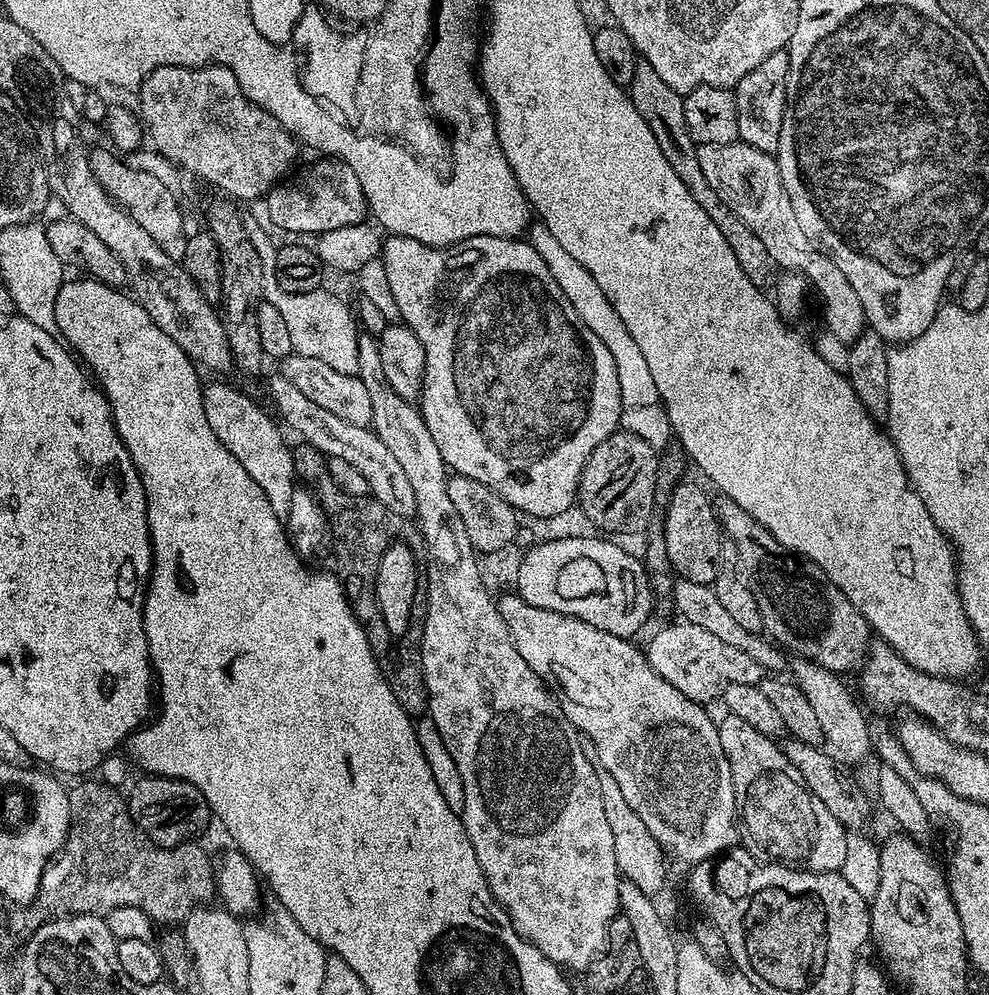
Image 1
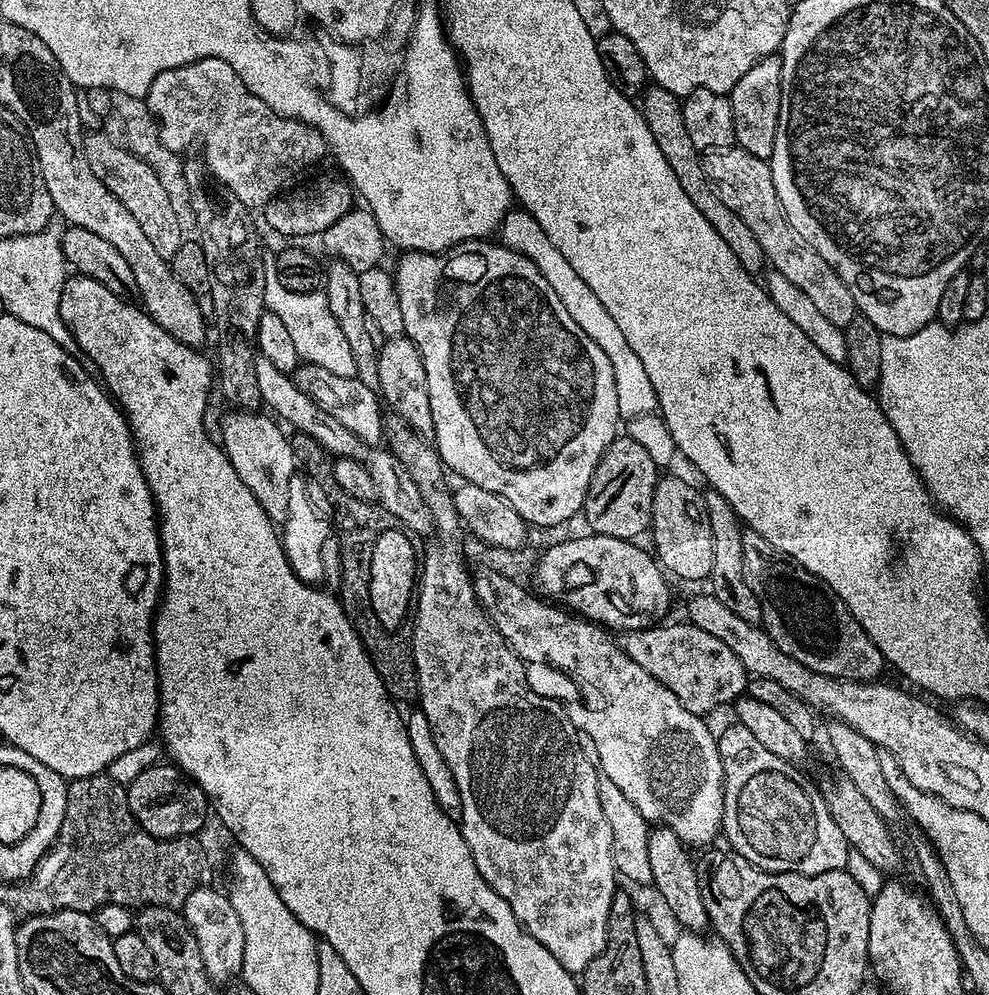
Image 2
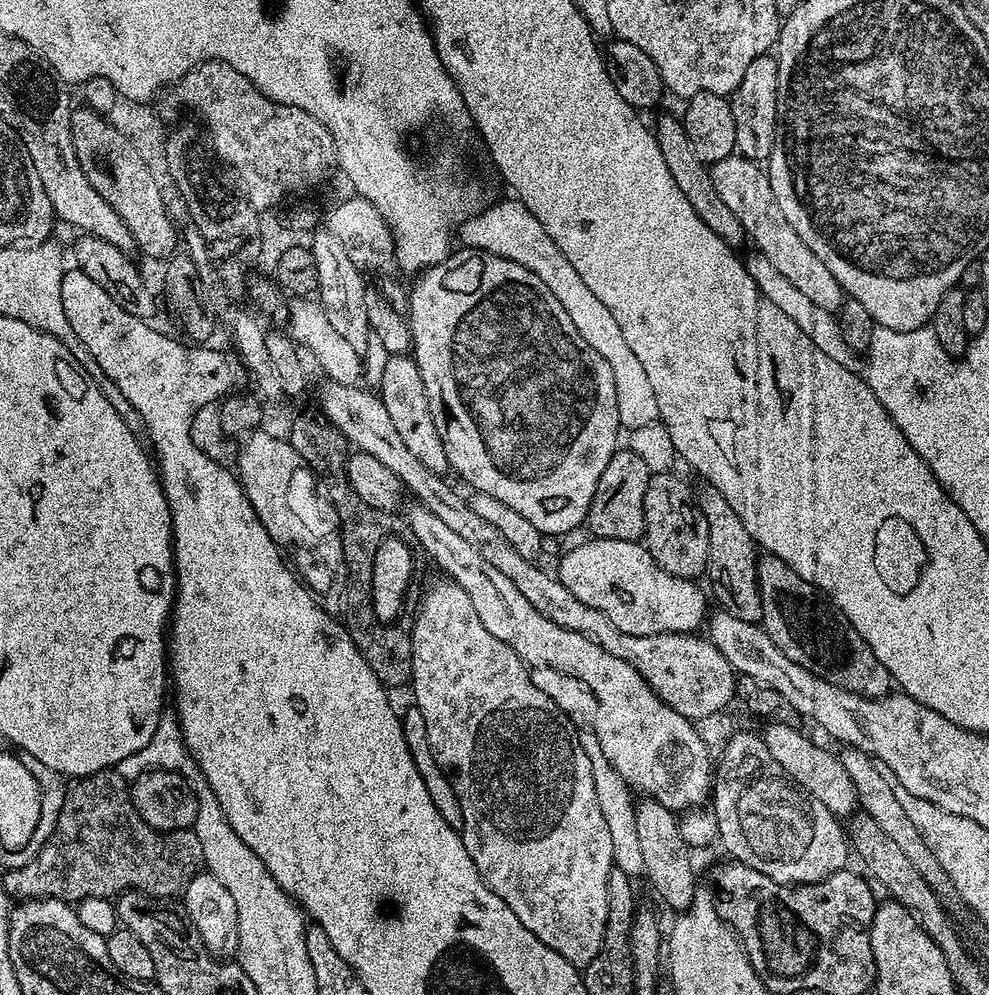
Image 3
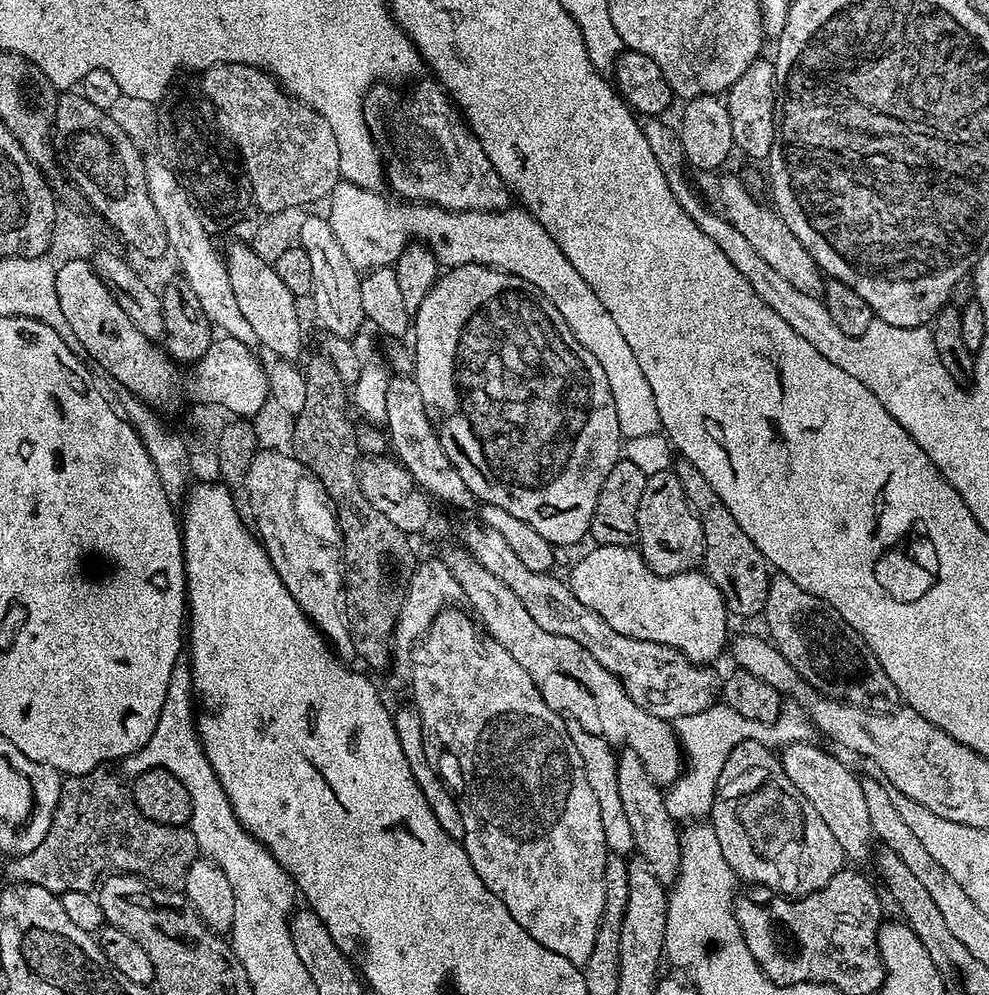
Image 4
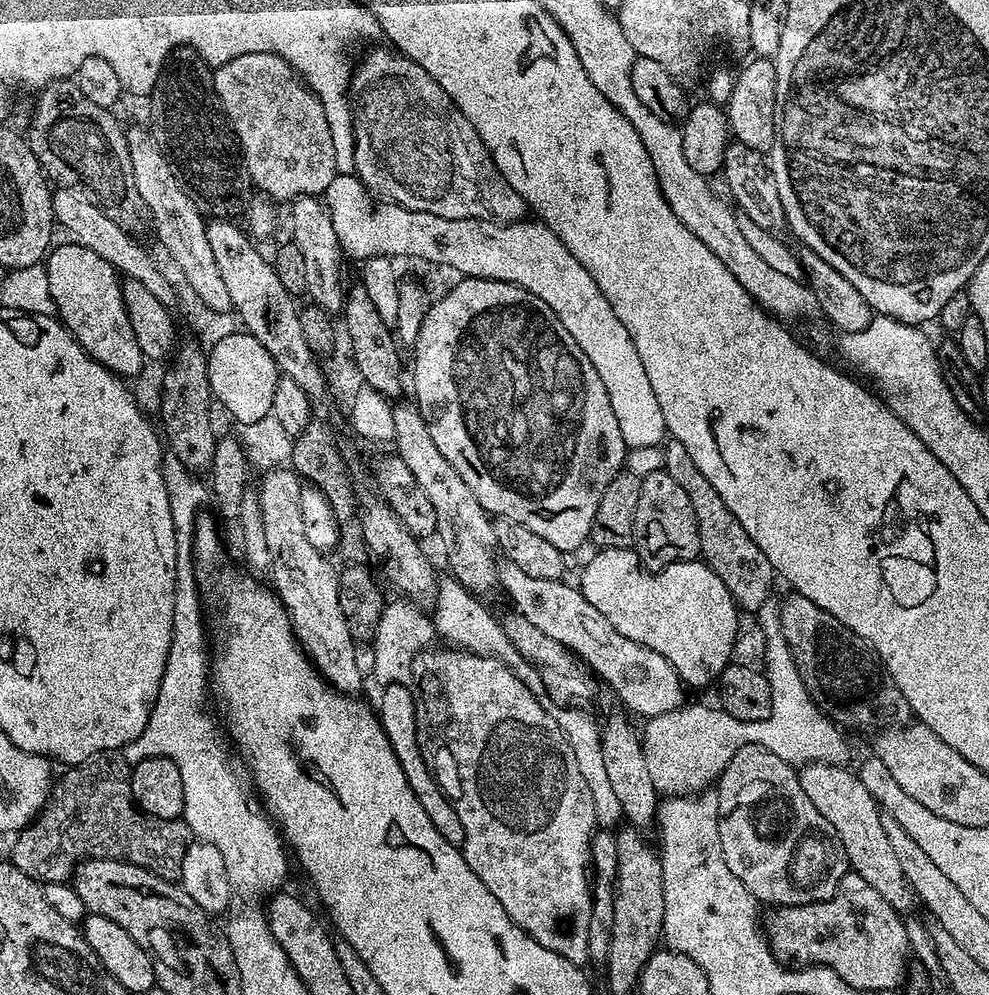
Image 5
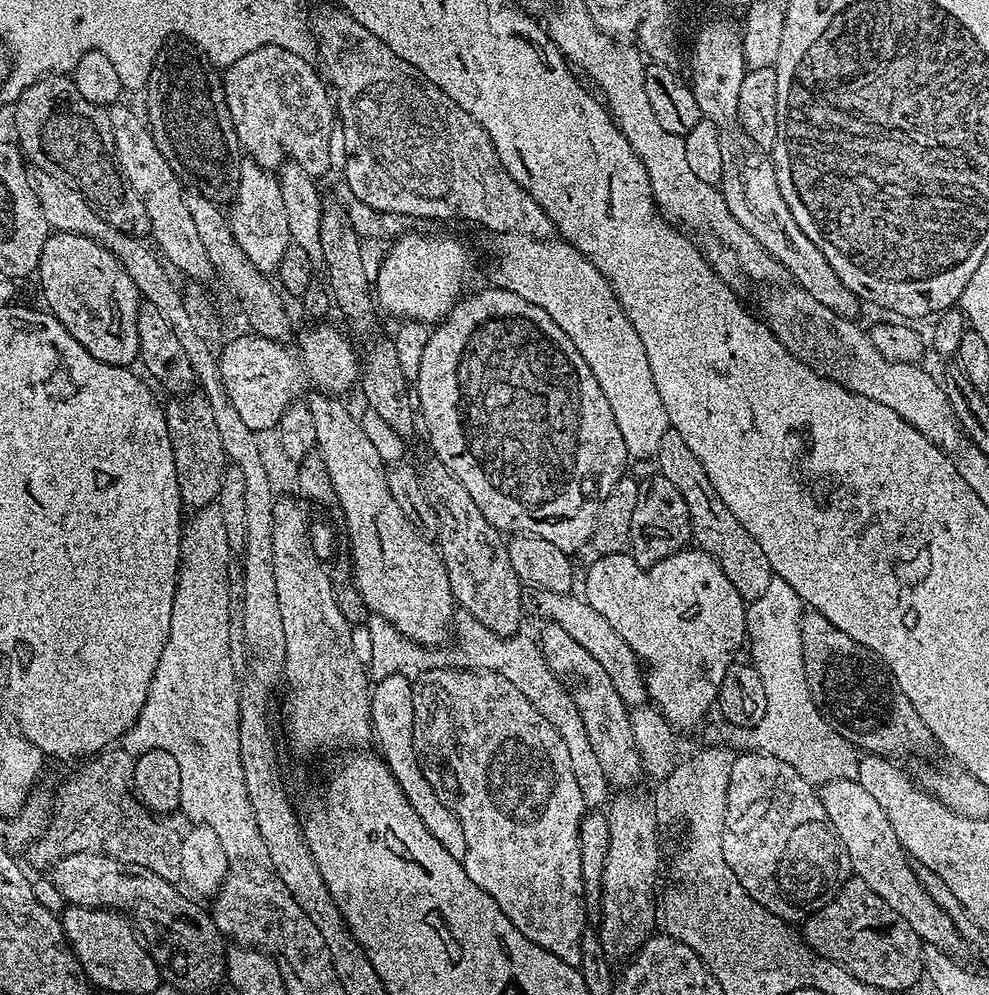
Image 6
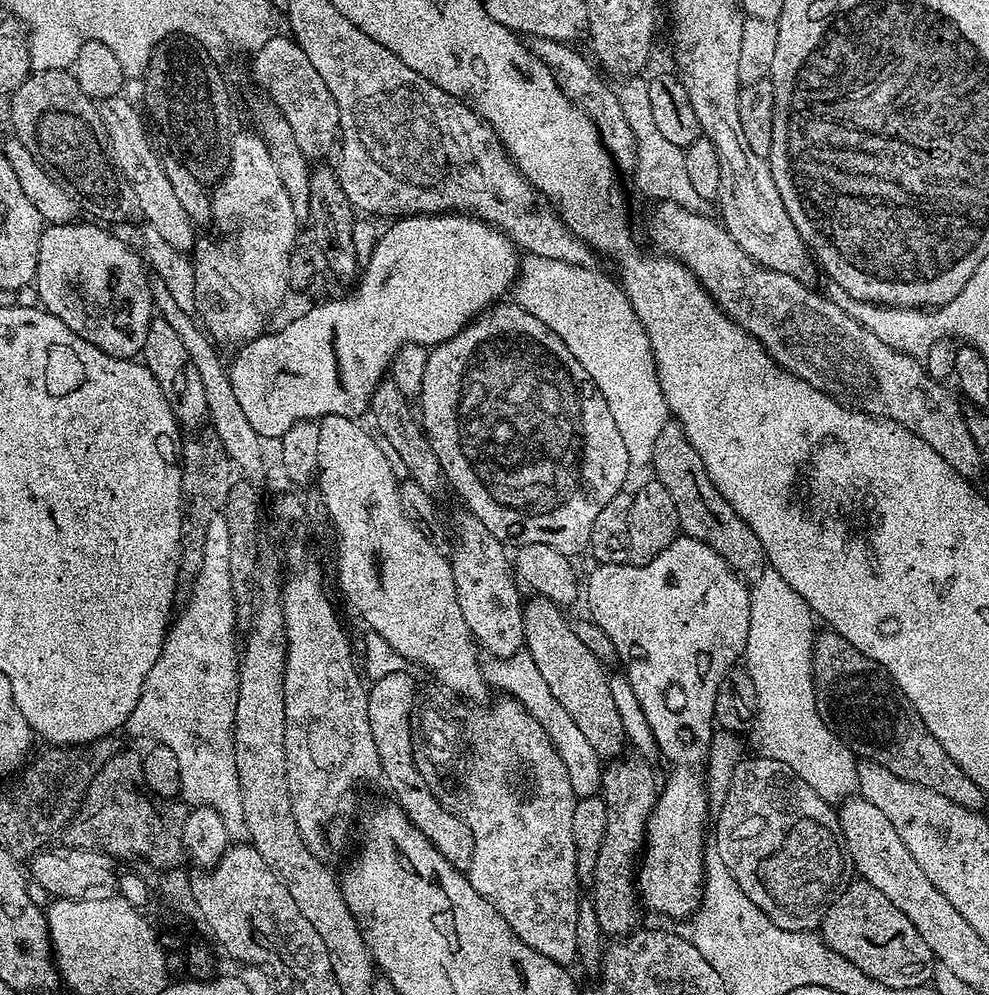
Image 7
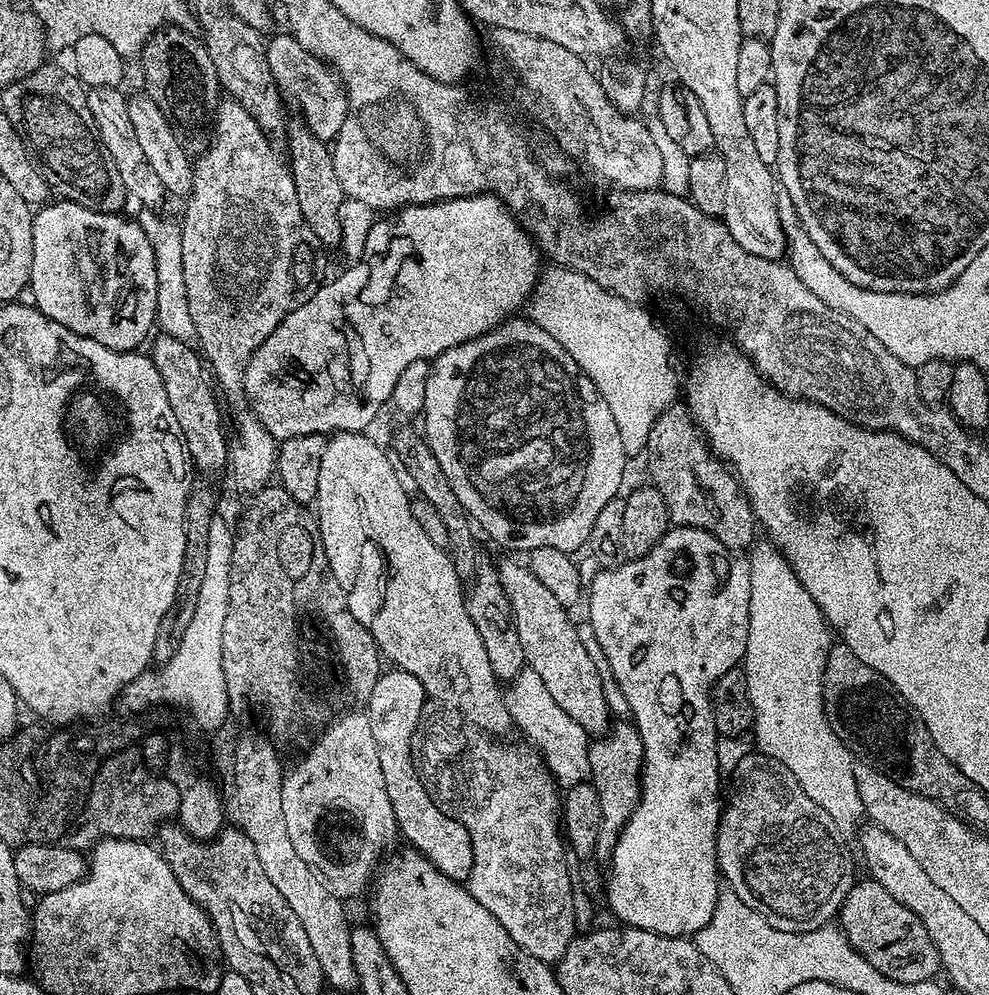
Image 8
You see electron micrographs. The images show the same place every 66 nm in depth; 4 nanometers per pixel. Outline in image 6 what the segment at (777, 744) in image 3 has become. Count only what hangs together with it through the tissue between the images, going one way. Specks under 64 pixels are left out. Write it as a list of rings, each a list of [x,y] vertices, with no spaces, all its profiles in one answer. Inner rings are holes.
[[[855,779],[827,780],[819,785],[818,795],[822,810],[826,810],[826,818],[830,818],[830,826],[838,830],[838,838],[842,838],[842,846],[846,846],[851,875],[866,882],[866,886],[870,886],[870,890],[874,890],[874,894],[886,902],[886,906],[891,906],[900,917],[906,918],[910,930],[914,930],[924,944],[936,946],[953,958],[962,957],[960,955],[966,951],[964,937],[956,929],[954,921],[918,882],[913,861],[900,844],[898,834],[894,834],[894,826],[890,826],[886,810],[878,806],[878,801],[866,791],[866,786]]]

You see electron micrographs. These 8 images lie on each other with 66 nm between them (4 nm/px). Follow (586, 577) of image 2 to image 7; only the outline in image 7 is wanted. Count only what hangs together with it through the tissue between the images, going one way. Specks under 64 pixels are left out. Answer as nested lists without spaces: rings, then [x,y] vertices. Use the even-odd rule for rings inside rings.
[[[683,534],[678,535],[675,540],[670,542],[668,548],[663,549],[652,561],[646,562],[645,565],[621,562],[618,564],[597,563],[595,567],[596,569],[588,576],[588,584],[586,580],[588,612],[592,615],[589,616],[591,623],[597,624],[606,634],[606,638],[610,638],[612,651],[618,657],[618,660],[620,656],[620,664],[624,667],[621,668],[622,674],[630,682],[634,694],[638,696],[638,706],[642,706],[642,714],[646,714],[646,722],[650,722],[650,730],[654,730],[654,738],[656,744],[660,747],[660,755],[665,761],[668,759],[668,777],[665,780],[663,777],[662,787],[659,789],[656,798],[656,805],[652,807],[652,816],[647,822],[644,833],[642,855],[638,860],[638,875],[636,877],[638,896],[647,911],[649,908],[652,912],[661,912],[664,916],[673,916],[674,919],[683,921],[685,918],[691,917],[692,913],[696,911],[696,907],[700,905],[700,896],[704,893],[704,849],[706,847],[704,831],[707,828],[709,831],[710,828],[706,765],[708,751],[710,750],[710,738],[714,731],[714,721],[716,719],[714,698],[718,694],[718,682],[722,682],[722,678],[731,668],[737,667],[738,661],[744,654],[746,638],[750,634],[750,598],[748,597],[750,588],[741,577],[733,572],[732,567],[718,553],[710,550],[710,546],[706,546],[701,540],[695,540]]]

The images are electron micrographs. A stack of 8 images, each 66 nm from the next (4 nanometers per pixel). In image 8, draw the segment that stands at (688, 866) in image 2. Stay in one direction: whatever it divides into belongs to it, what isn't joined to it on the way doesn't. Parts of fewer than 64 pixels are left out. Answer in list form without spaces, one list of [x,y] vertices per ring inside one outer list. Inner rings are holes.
[[[504,560],[498,564],[498,571],[502,590],[512,607],[512,621],[518,630],[518,642],[522,642],[525,665],[532,668],[534,674],[538,674],[538,678],[542,678],[542,682],[546,682],[546,690],[550,690],[554,702],[558,702],[558,706],[562,706],[562,710],[566,710],[566,714],[570,714],[570,718],[574,718],[574,722],[578,722],[578,726],[582,726],[582,730],[586,730],[589,737],[595,738],[604,735],[610,727],[606,694],[602,692],[602,678],[598,678],[596,663],[590,658],[590,654],[586,654],[586,646],[582,646],[580,641],[577,621],[572,621],[568,617],[569,609],[566,605],[558,602],[558,598],[554,598],[551,590],[547,586],[542,586],[542,582],[538,582],[538,578],[534,578],[527,563],[520,561],[519,564],[516,560]]]

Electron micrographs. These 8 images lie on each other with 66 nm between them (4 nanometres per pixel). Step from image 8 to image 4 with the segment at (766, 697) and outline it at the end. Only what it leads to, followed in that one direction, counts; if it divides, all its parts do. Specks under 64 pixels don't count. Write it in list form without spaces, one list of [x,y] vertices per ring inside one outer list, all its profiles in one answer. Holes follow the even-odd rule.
[[[791,702],[783,705],[780,717],[773,724],[754,722],[731,710],[716,711],[690,714],[674,721],[676,737],[679,738],[680,747],[686,757],[686,767],[681,771],[680,779],[664,792],[664,801],[666,810],[670,810],[677,822],[700,822],[711,813],[718,774],[722,774],[722,766],[726,766],[726,758],[730,758],[730,750],[734,750],[734,746],[753,740],[780,750],[786,744],[811,741],[814,736],[812,721],[797,704]]]

